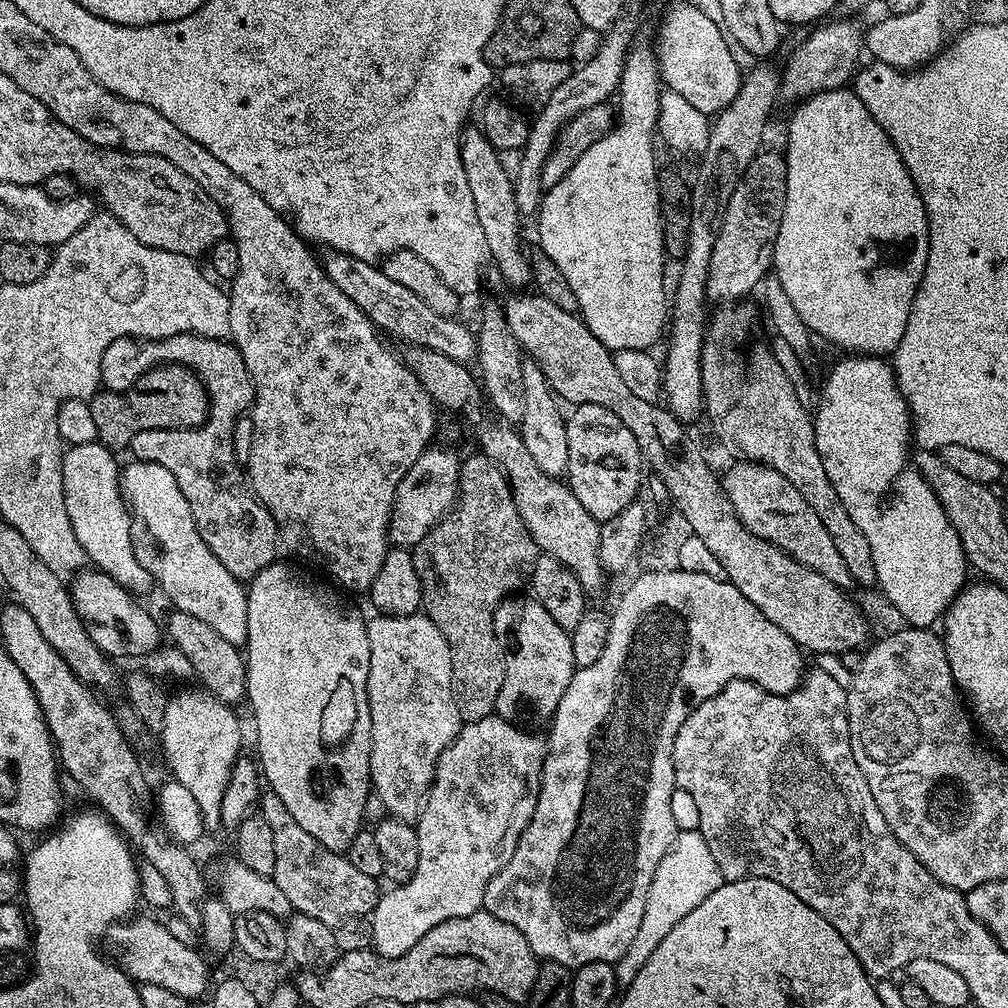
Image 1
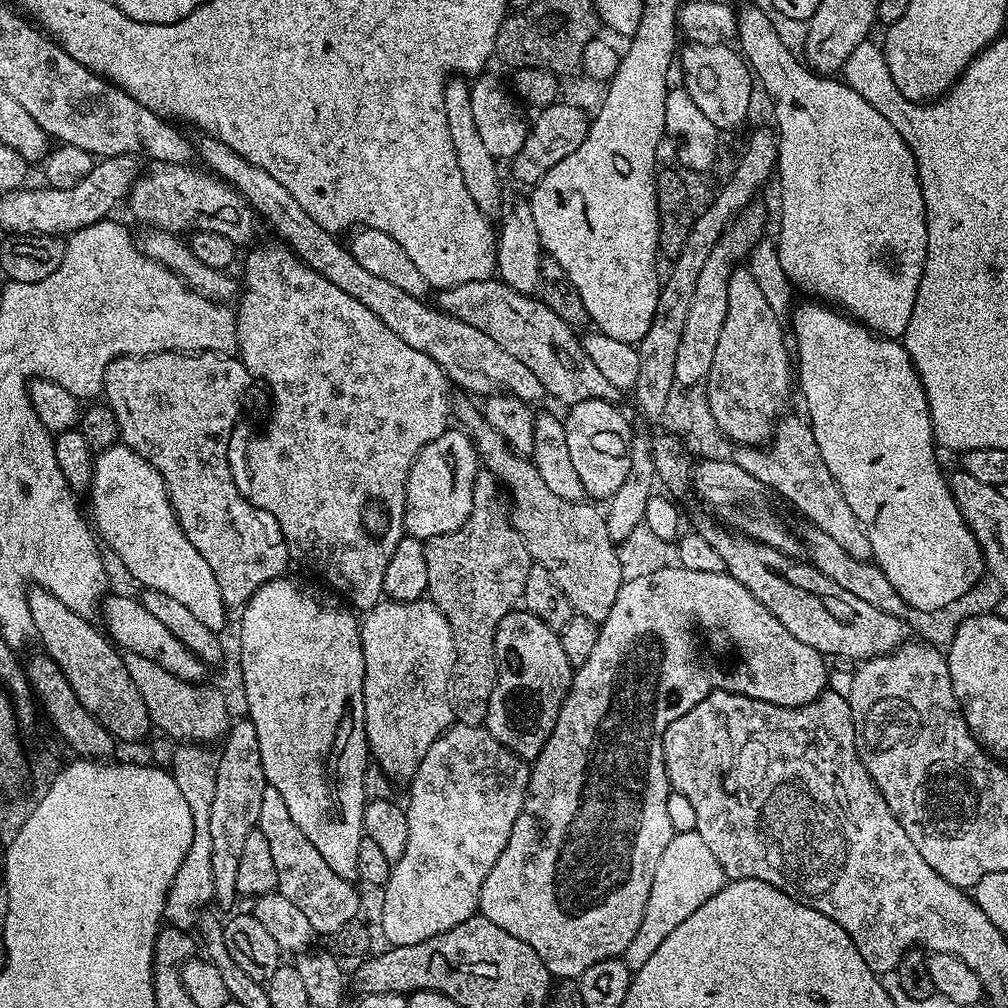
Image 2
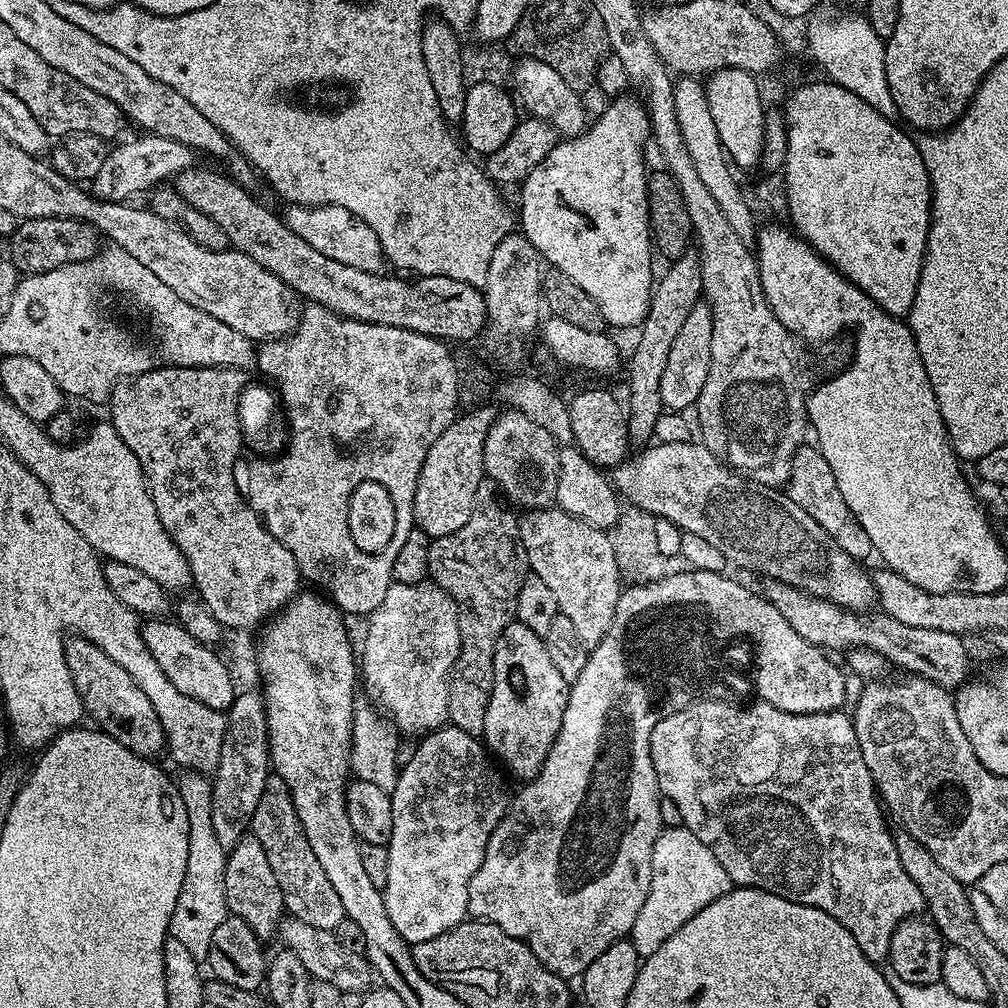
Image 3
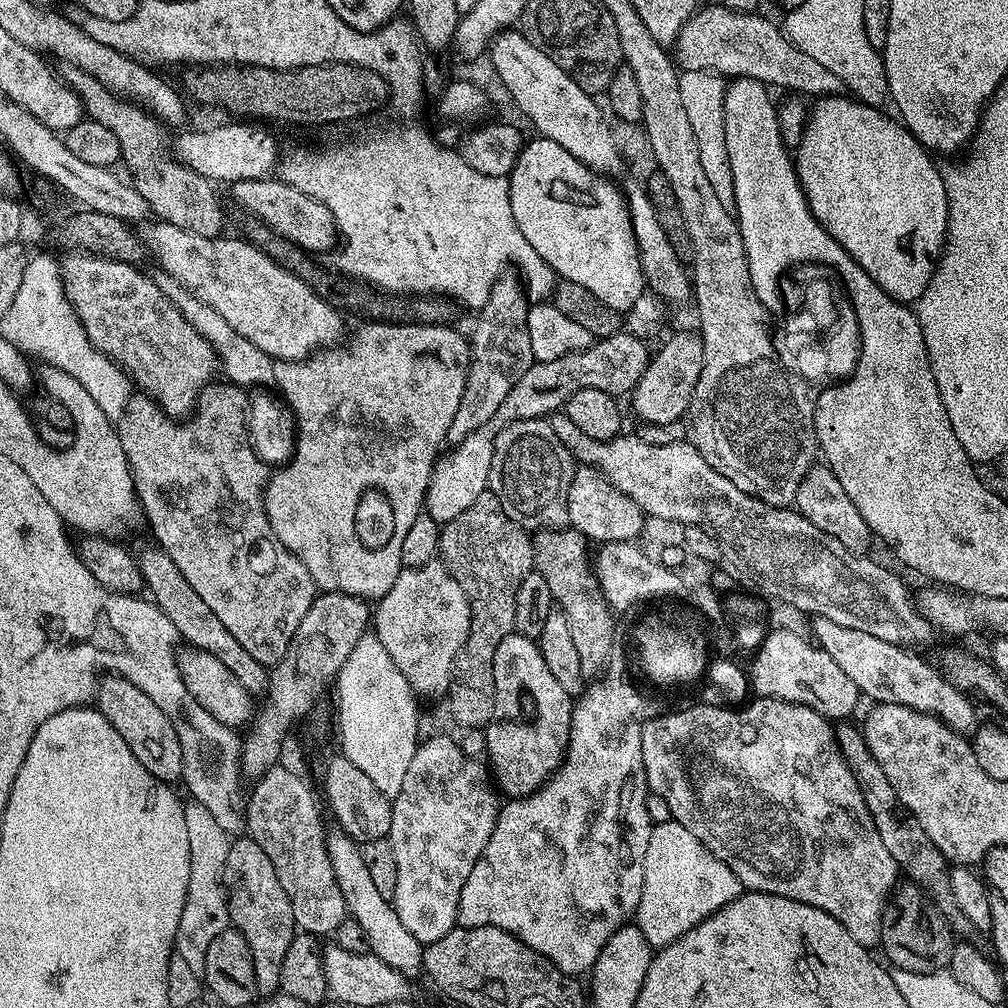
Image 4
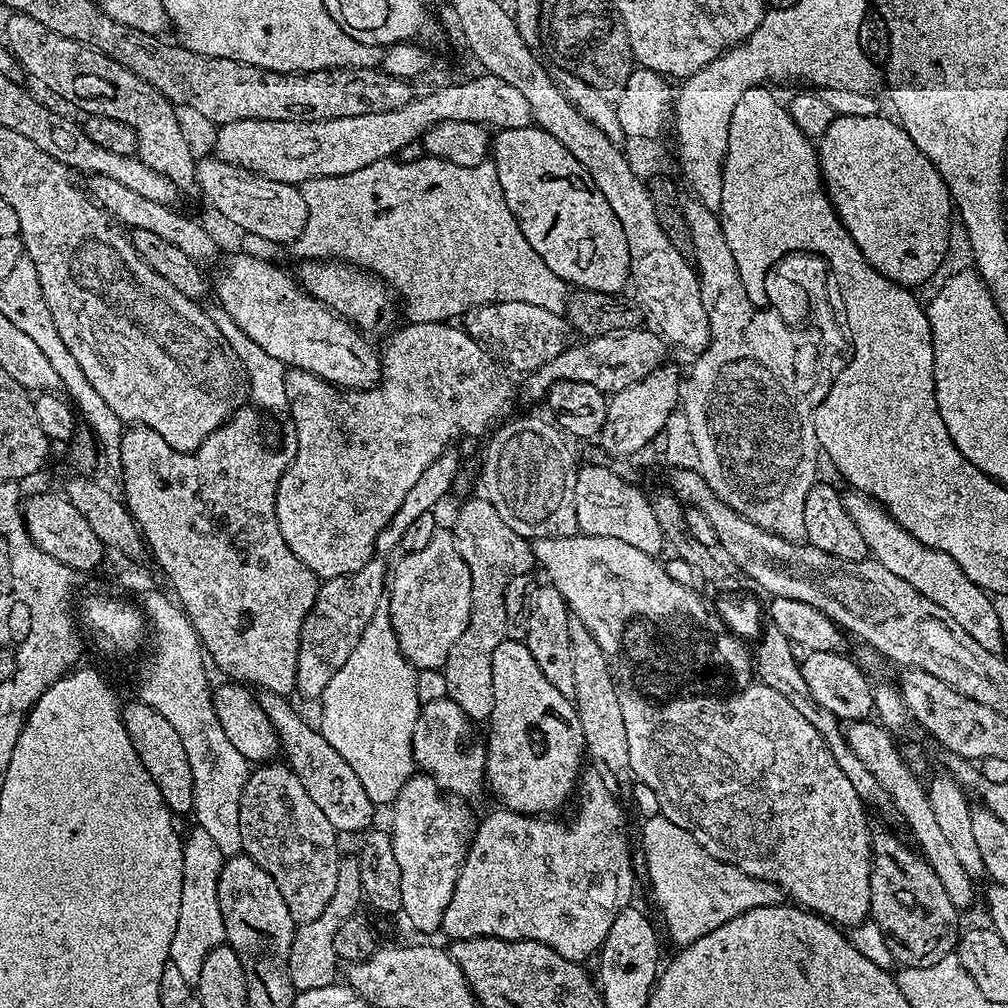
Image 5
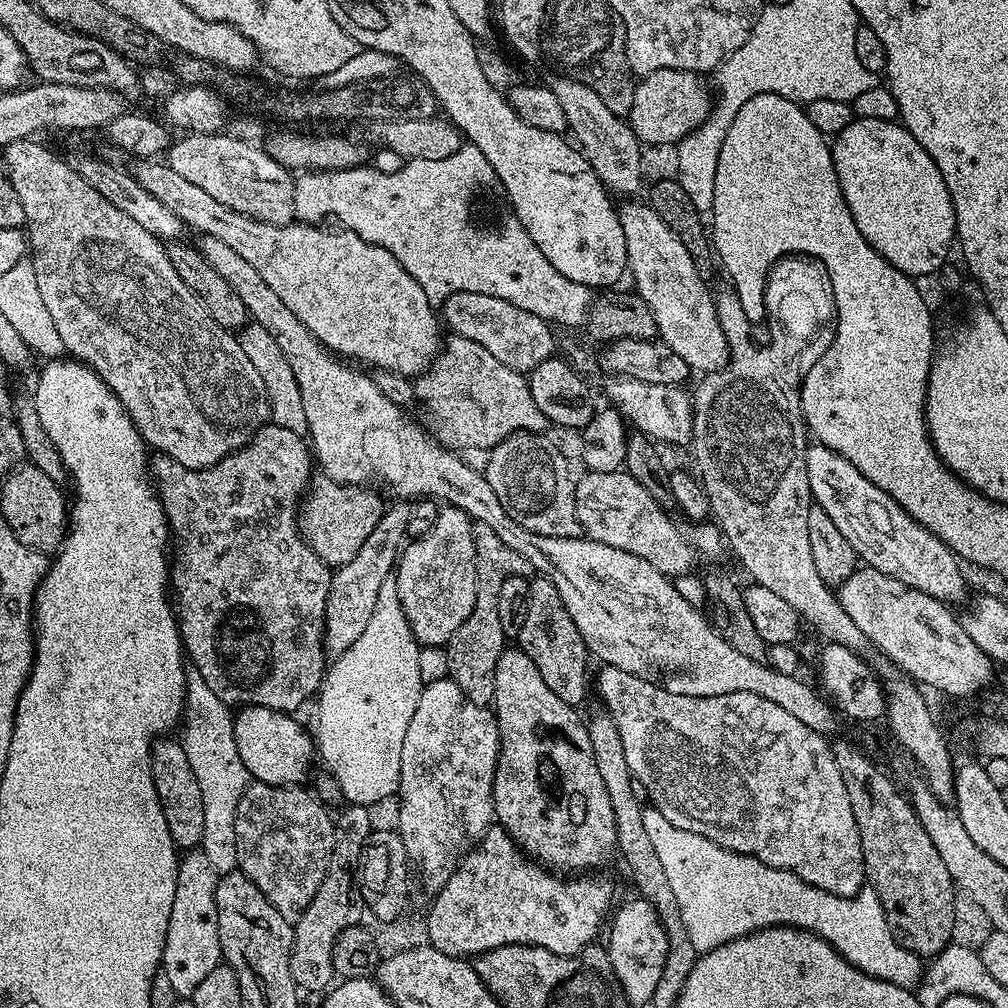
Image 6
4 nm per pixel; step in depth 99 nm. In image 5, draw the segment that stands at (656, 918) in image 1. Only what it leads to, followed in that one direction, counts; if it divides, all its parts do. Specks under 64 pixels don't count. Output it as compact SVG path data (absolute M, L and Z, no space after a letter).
M650 817L642 825L642 855L648 864L646 880L652 883L652 900L676 946L698 942L698 938L718 930L718 926L746 910L785 903L786 897L777 884L754 878L714 858L682 826L674 826L666 817Z

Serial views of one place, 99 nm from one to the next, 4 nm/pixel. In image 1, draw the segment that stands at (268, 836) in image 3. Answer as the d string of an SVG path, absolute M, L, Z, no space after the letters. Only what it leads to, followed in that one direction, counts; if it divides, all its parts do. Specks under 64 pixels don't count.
M271 790L261 795L258 810L274 833L274 870L271 877L282 894L290 898L295 911L333 926L351 916L368 916L371 913L378 899L377 877L362 874L350 866L347 855L326 850L318 838L310 838L310 834L294 822L294 814L282 806L282 798Z

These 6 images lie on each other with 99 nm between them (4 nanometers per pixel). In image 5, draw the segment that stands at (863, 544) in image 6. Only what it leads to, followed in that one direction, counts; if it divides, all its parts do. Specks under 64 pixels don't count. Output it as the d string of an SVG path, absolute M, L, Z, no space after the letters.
M848 490L843 493L844 505L854 518L854 526L858 526L858 531L862 533L862 538L866 538L866 546L871 559L876 563L886 566L890 574L898 574L902 582L910 582L918 594L930 598L930 602L935 602L978 642L986 650L999 653L1000 647L1004 644L1004 628L1000 625L1000 612L996 609L997 601L987 592L983 592L966 574L962 574L962 566L950 558L950 554L942 554L940 550L934 550L930 546L922 546L914 534L910 534L882 507L866 494L855 490Z

